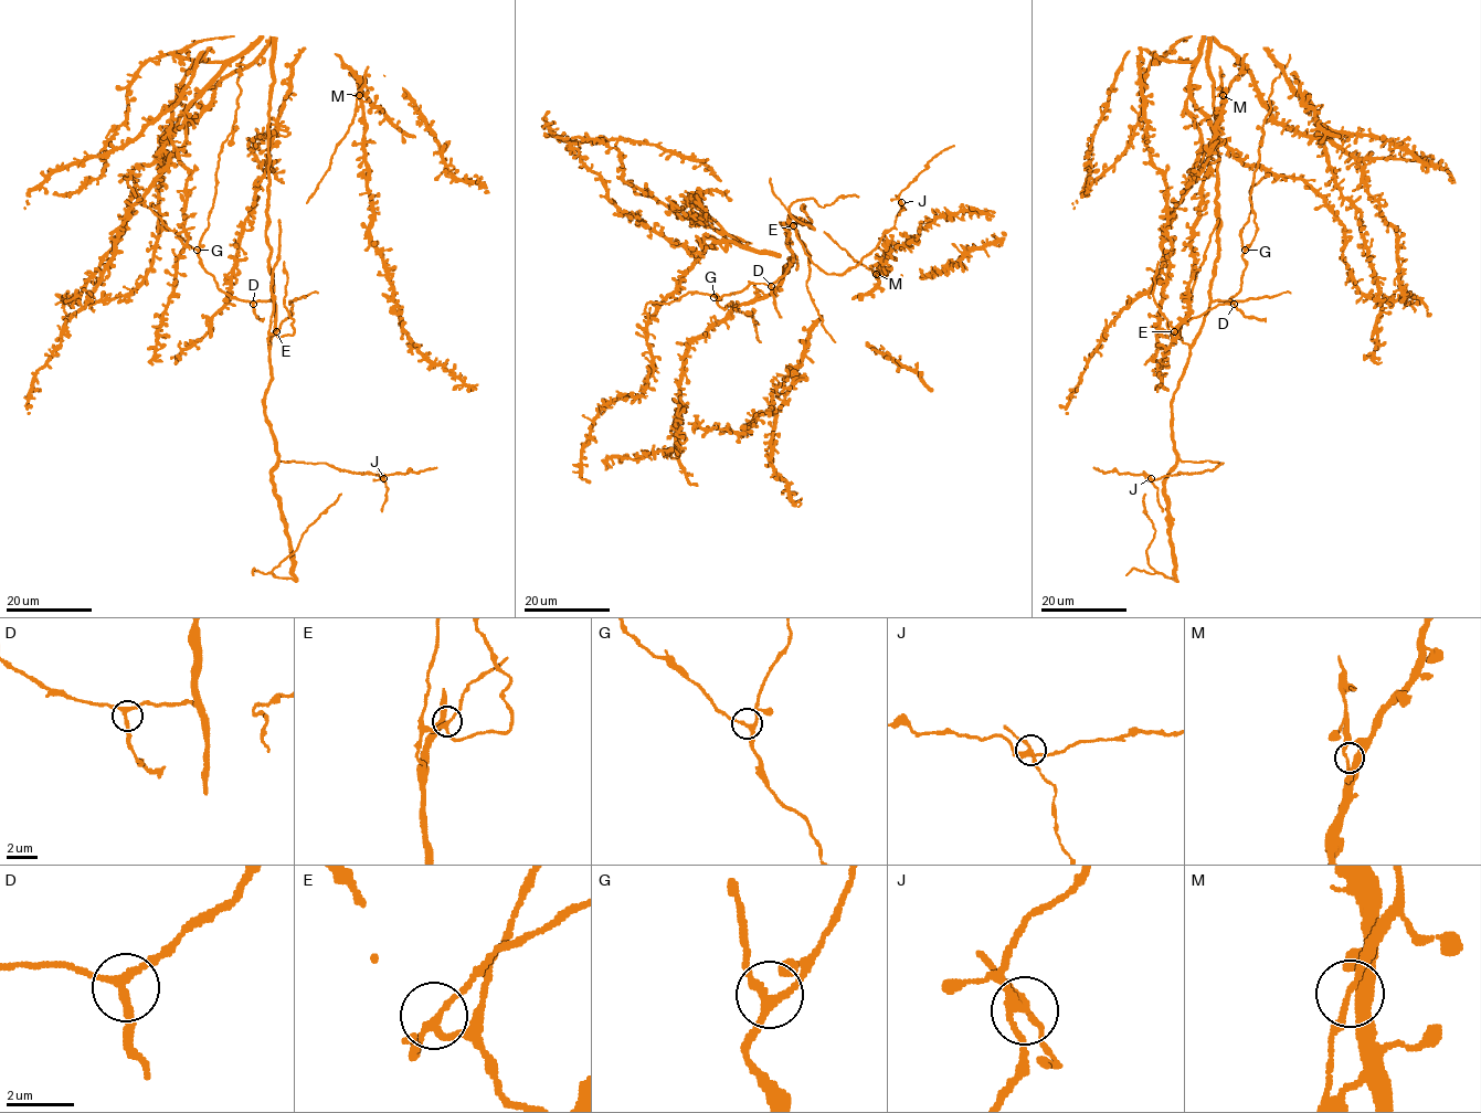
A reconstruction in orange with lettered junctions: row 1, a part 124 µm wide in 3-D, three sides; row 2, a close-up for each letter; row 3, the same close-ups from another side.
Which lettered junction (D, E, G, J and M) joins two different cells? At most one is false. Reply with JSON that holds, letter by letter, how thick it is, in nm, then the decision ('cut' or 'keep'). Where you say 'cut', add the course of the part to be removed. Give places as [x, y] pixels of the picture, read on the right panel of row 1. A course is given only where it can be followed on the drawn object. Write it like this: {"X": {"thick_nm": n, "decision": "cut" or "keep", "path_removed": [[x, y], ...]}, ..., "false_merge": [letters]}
{"D": {"thick_nm": 240, "decision": "keep"}, "E": {"thick_nm": 200, "decision": "keep"}, "G": {"thick_nm": 200, "decision": "keep"}, "J": {"thick_nm": 240, "decision": "cut", "path_removed": [[1151, 478], [1162, 511]]}, "M": {"thick_nm": 200, "decision": "keep"}, "false_merge": ["J"]}

